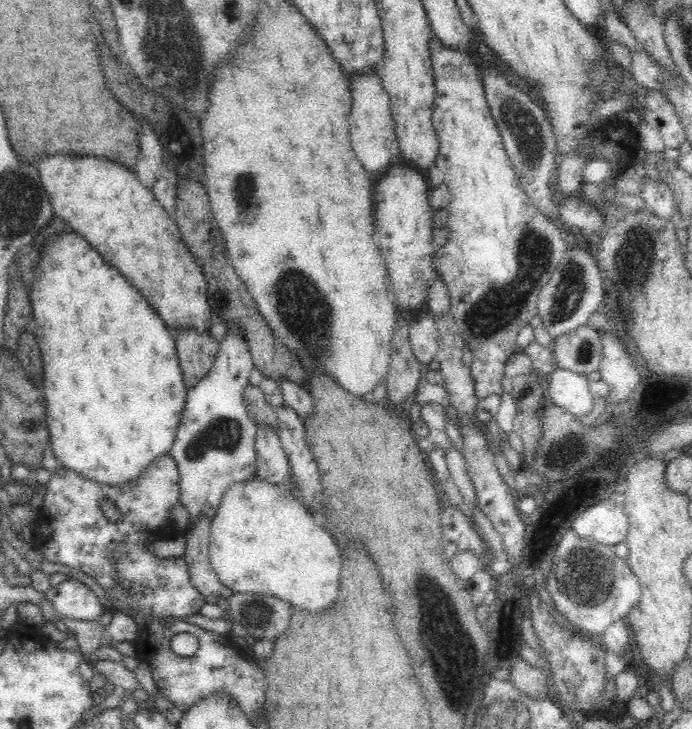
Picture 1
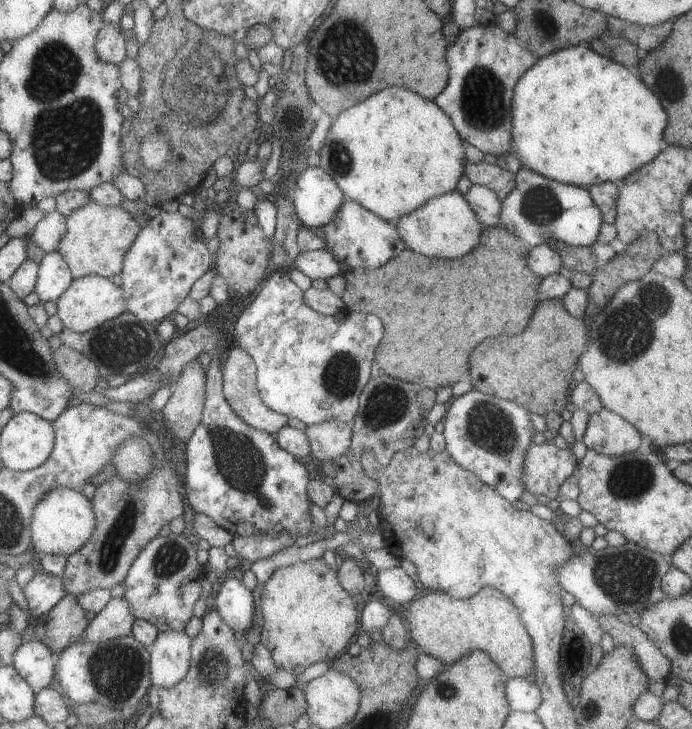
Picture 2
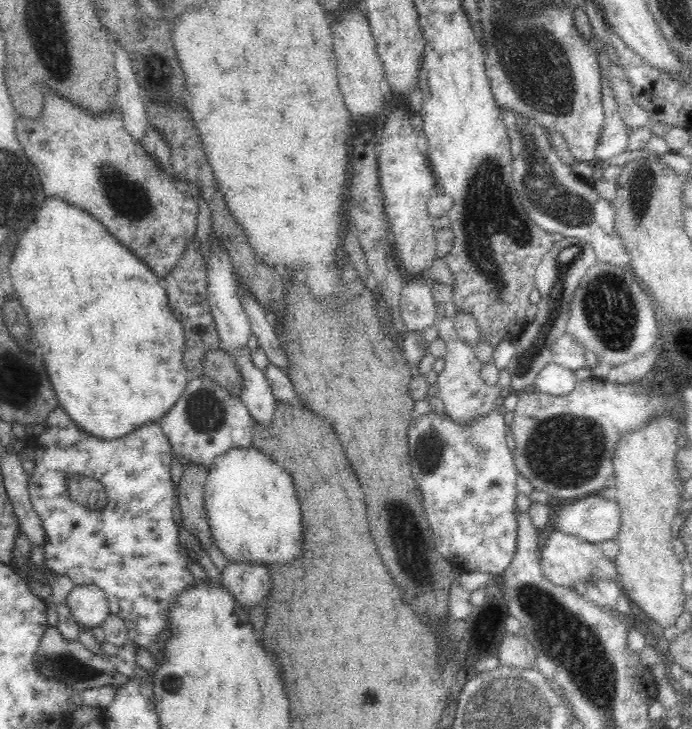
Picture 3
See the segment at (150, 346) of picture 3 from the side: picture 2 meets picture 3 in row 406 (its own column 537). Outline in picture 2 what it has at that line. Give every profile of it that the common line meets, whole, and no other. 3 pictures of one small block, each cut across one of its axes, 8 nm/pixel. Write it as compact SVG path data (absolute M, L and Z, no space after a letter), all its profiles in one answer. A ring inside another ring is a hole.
M588 44L571 45L564 49L556 50L548 55L538 57L537 62L533 64L528 71L525 71L516 82L512 96L512 132L511 146L513 156L519 161L521 166L526 166L530 171L538 172L544 177L565 184L575 185L578 187L590 187L602 182L616 182L631 174L634 170L641 168L644 164L654 159L658 152L669 146L663 138L663 128L667 124L667 116L663 112L663 107L657 96L645 86L645 83L639 76L629 72L622 64L611 60L610 58L600 55L588 46Z

